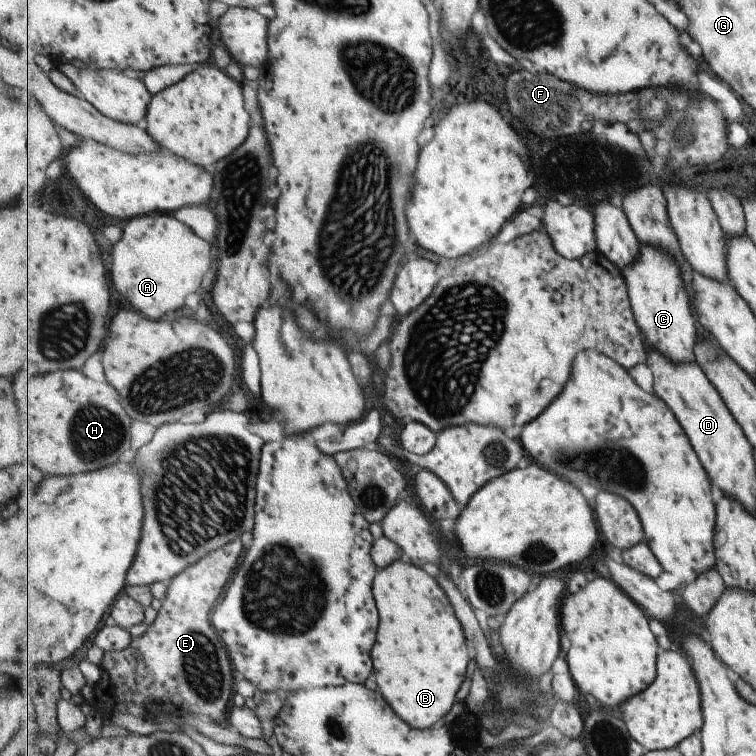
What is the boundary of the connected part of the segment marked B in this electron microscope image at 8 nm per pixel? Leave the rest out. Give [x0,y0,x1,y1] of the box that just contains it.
[372,559,471,728]

